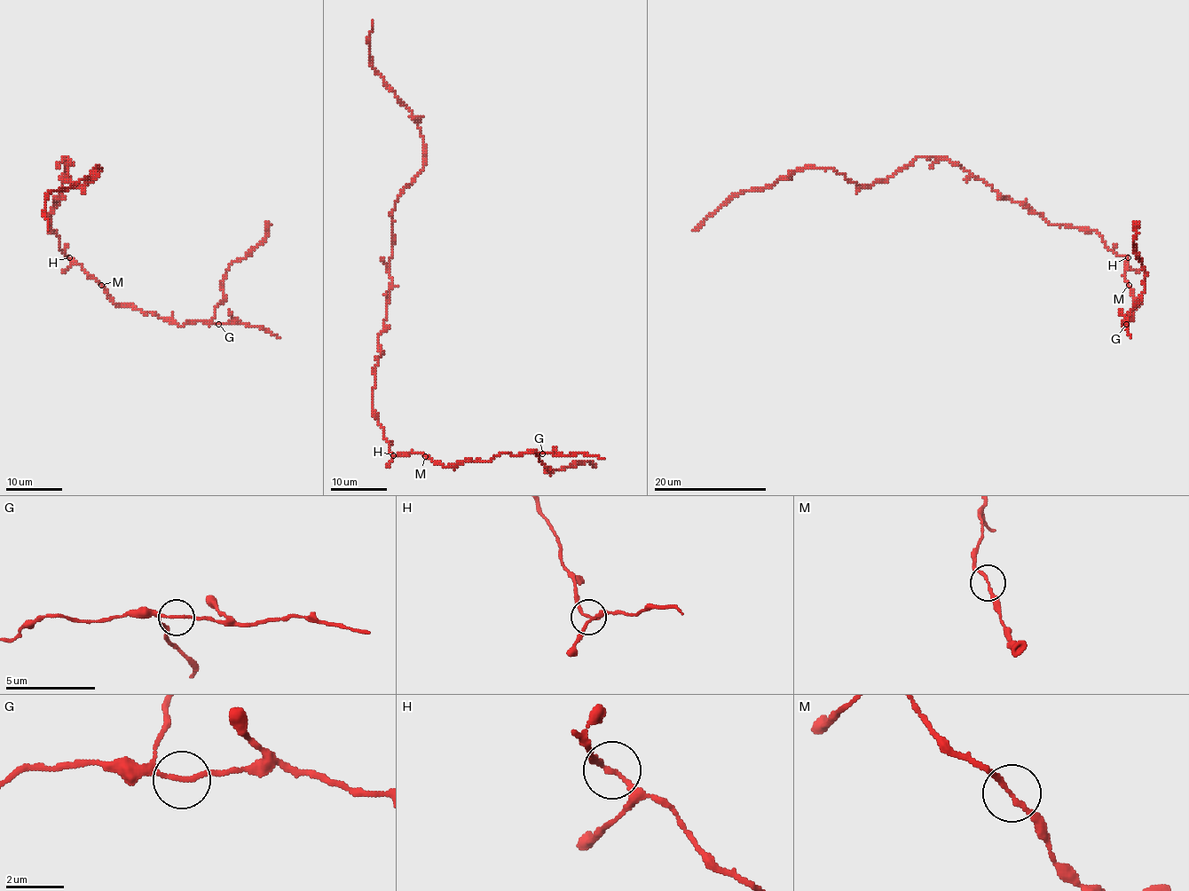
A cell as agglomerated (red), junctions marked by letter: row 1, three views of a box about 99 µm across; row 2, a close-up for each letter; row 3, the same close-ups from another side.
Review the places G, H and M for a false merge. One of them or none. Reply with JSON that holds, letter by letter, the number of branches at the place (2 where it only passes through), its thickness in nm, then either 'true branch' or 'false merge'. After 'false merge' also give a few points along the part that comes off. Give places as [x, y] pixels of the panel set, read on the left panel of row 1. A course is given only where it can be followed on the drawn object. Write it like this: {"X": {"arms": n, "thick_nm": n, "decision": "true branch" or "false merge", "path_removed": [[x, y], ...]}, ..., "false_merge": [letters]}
{"G": {"arms": 2, "thick_nm": 140, "decision": "true branch"}, "H": {"arms": 2, "thick_nm": 150, "decision": "true branch"}, "M": {"arms": 2, "thick_nm": 150, "decision": "true branch"}, "false_merge": []}

